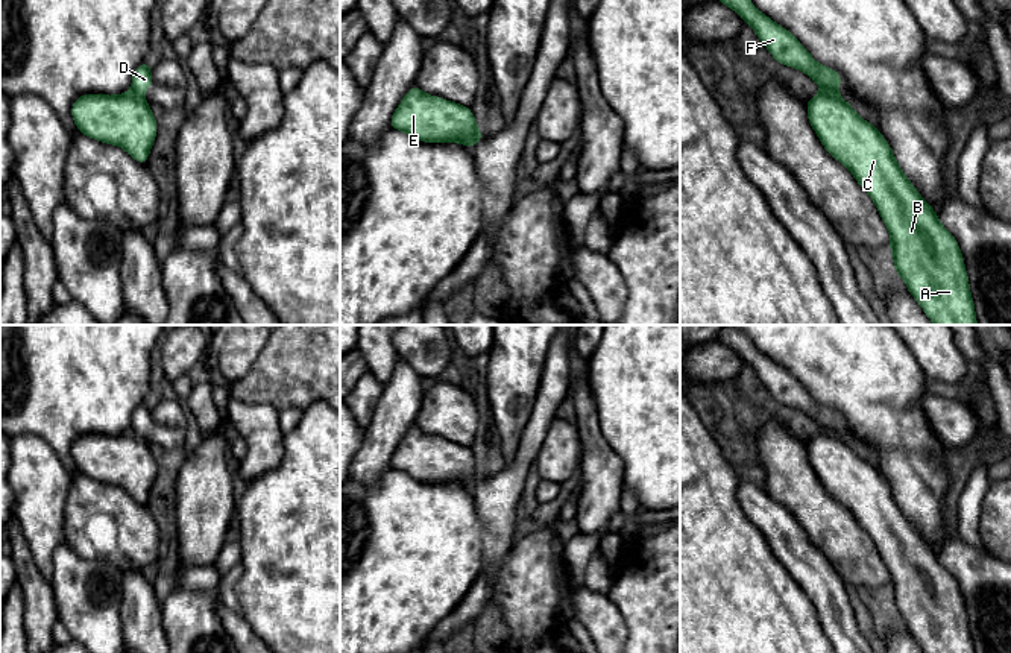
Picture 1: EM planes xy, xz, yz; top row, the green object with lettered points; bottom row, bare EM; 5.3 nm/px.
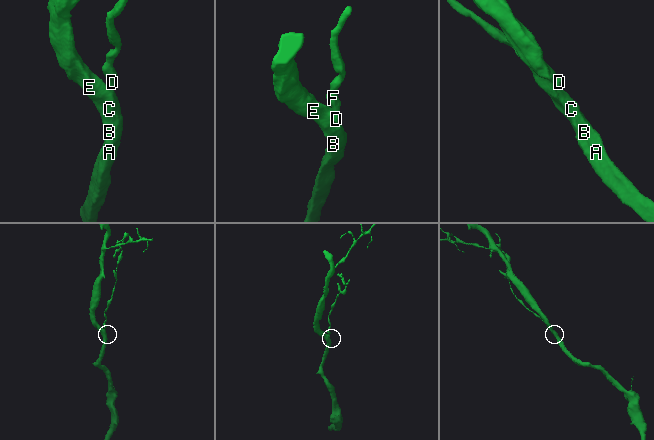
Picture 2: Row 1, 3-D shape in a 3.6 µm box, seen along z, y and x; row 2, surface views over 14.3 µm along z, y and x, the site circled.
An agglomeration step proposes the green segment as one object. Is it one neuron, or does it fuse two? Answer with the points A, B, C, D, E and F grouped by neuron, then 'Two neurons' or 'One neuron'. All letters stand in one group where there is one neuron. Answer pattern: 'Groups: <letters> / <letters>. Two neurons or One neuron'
Groups: A B C E / D F. Two neurons

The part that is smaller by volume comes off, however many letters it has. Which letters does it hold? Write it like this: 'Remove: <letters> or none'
Remove: D, F

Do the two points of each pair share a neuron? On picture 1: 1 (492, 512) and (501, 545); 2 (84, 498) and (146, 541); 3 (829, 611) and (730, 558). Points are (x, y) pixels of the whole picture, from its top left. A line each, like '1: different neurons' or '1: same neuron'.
1: same neuron
2: same neuron
3: different neurons

